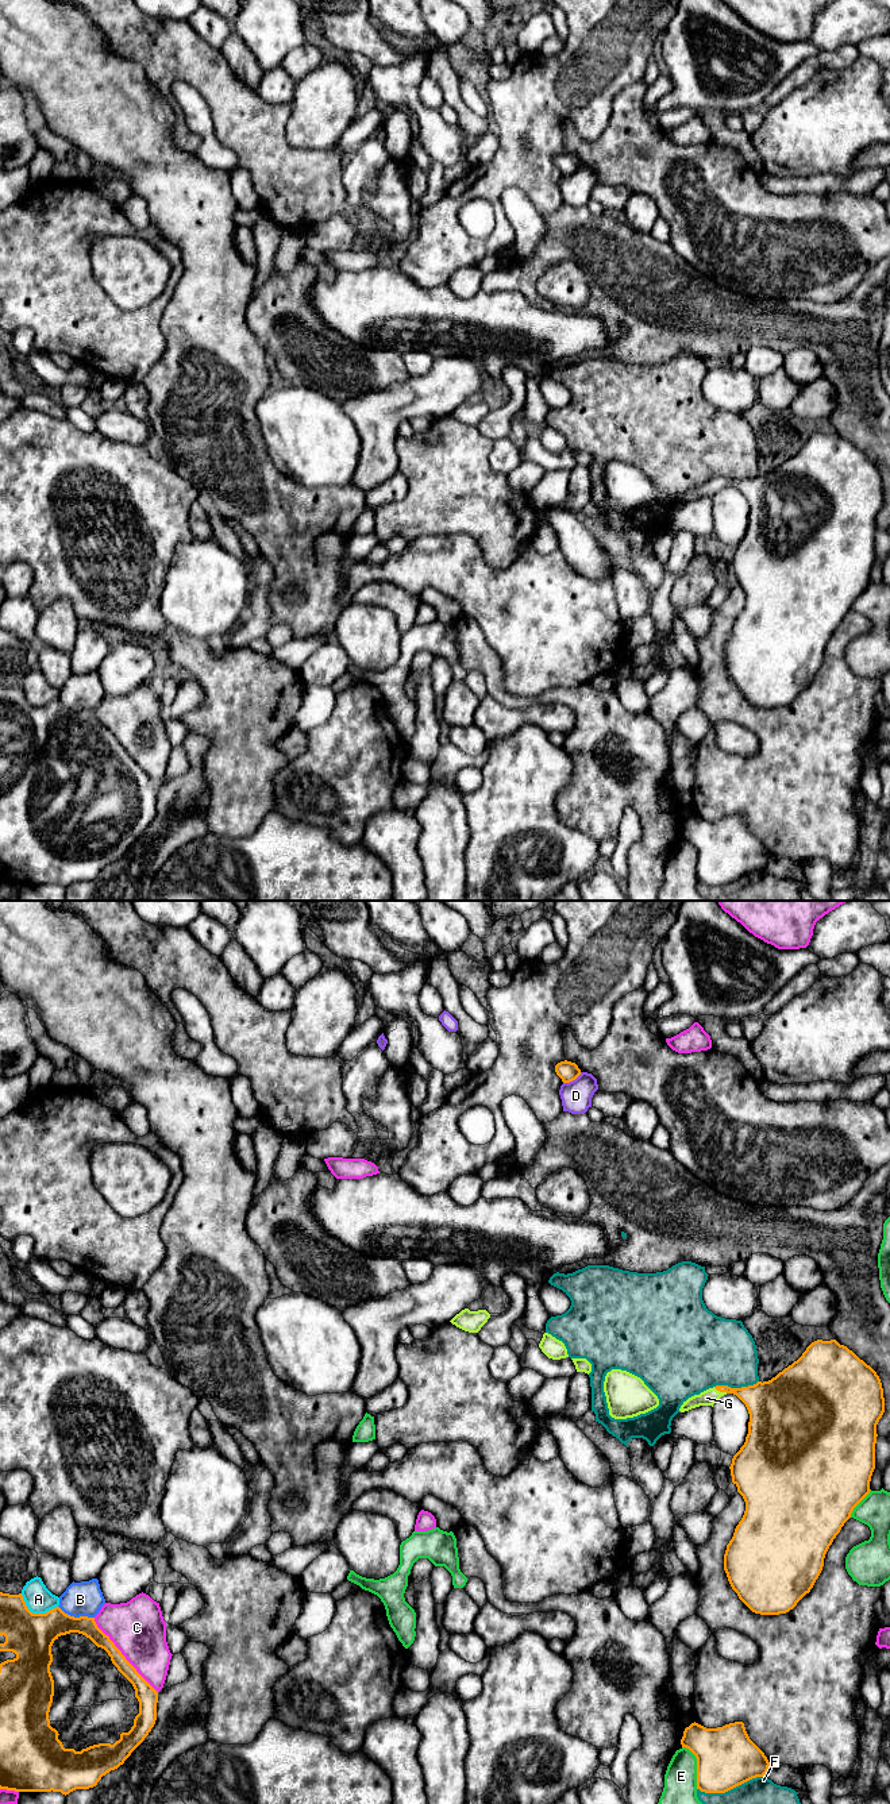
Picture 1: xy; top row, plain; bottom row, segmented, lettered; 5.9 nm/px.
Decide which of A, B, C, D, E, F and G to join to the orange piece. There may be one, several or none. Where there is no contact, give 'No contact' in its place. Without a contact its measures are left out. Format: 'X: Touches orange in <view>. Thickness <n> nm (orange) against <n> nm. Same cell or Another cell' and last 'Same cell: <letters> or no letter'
A: Touches orange in xy. Thickness 280 nm (orange) against 160 nm. Another cell
B: Touches orange in xy. Thickness 220 nm (orange) against 200 nm. Another cell
C: Touches orange in xy. Thickness 110 nm (orange) against 320 nm. Another cell
D: Touches orange in xy. Thickness 120 nm (orange) against 180 nm. Another cell
E: Touches orange in xy. Thickness 360 nm (orange) against 220 nm. Another cell
F: Touches orange in xy. Thickness 360 nm (orange) against 340 nm. Another cell
G: Touches orange in xy. Thickness 200 nm (orange) against 90 nm. Same cell
Same cell: G

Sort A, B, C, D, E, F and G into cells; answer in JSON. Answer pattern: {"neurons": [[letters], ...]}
{"neurons": [["A"], ["B"], ["C"], ["D", "E"], ["F"], ["G"]]}

